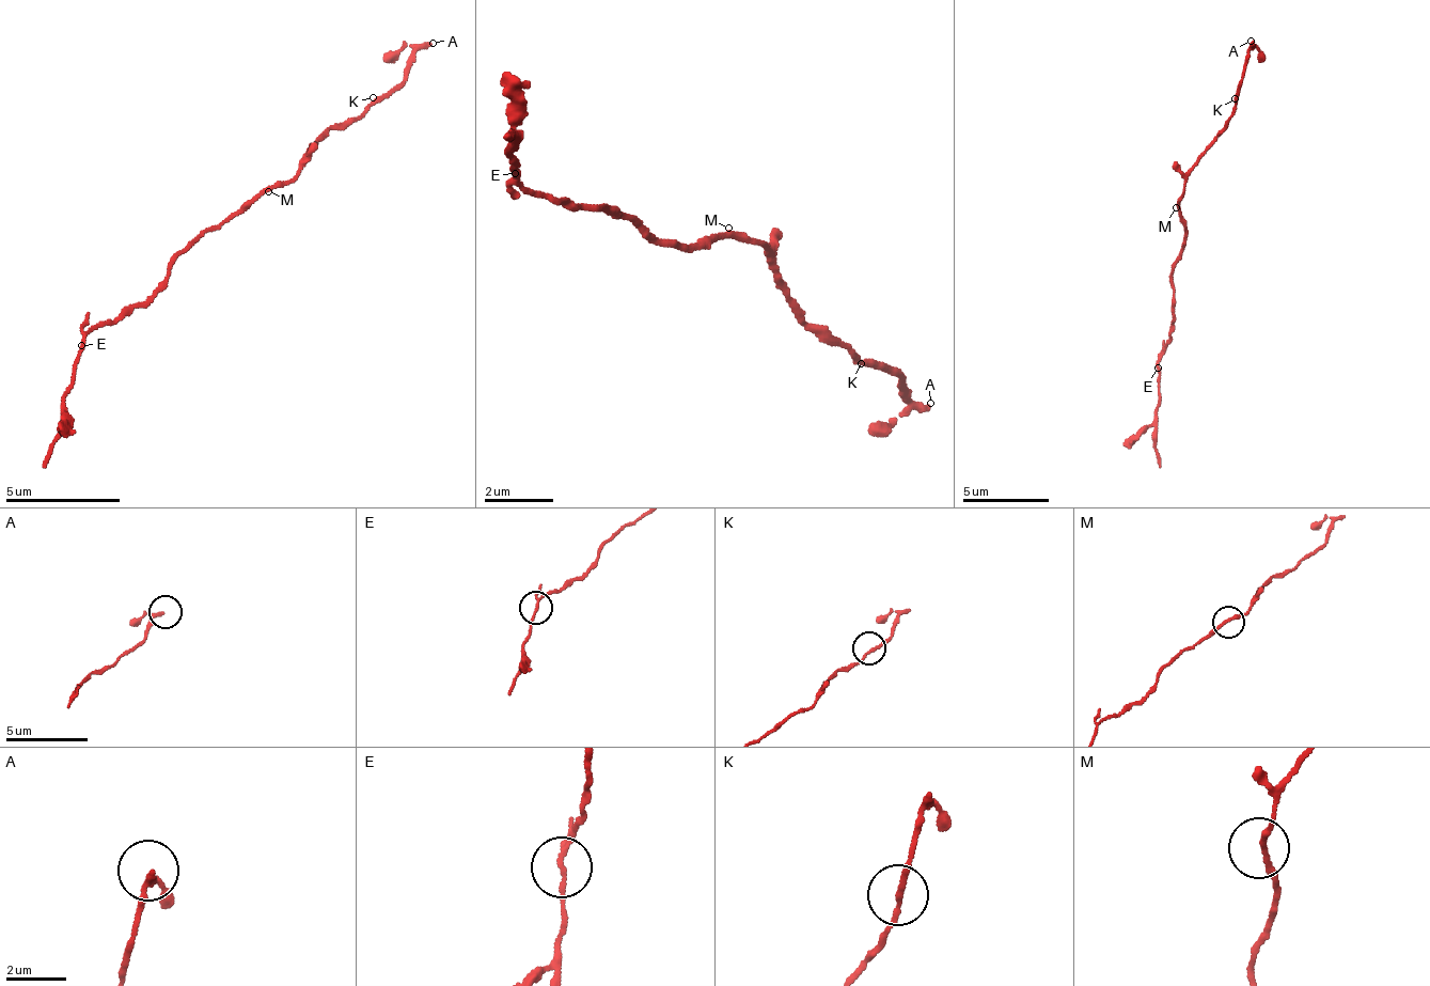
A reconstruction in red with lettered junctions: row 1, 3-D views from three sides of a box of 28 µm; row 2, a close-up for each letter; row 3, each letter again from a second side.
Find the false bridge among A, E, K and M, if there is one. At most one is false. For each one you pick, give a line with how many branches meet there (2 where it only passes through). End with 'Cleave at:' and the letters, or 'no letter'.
E: 2 branches meet
Cleave at: E

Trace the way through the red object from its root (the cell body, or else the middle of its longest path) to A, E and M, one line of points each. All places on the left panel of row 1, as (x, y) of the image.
A: (230, 212), (278, 188), (300, 168), (300, 156), (378, 104), (405, 79), (405, 63), (433, 43)
E: (230, 212), (134, 306), (128, 306), (111, 321), (106, 321), (79, 344)
M: (230, 212), (248, 212), (268, 191)

